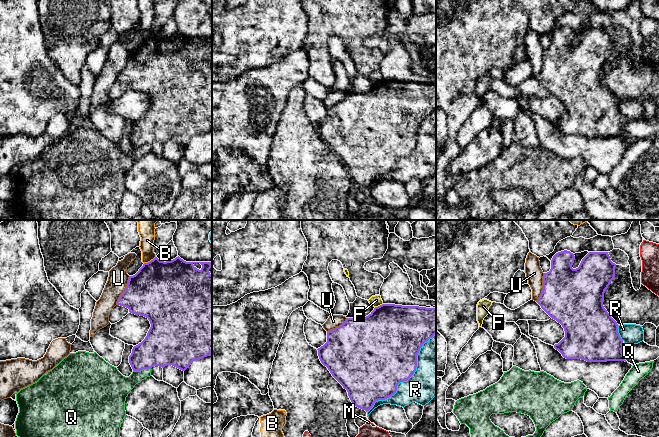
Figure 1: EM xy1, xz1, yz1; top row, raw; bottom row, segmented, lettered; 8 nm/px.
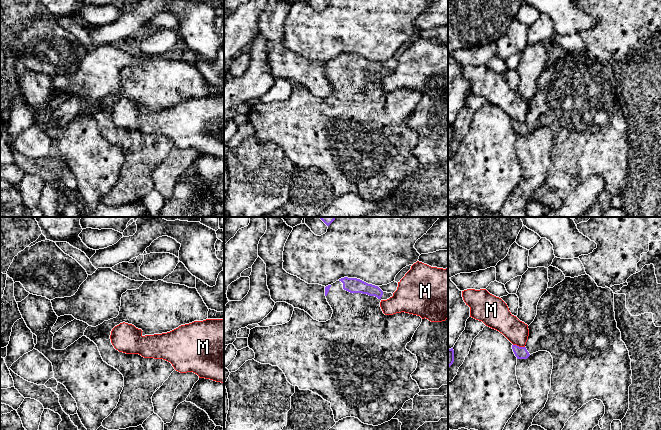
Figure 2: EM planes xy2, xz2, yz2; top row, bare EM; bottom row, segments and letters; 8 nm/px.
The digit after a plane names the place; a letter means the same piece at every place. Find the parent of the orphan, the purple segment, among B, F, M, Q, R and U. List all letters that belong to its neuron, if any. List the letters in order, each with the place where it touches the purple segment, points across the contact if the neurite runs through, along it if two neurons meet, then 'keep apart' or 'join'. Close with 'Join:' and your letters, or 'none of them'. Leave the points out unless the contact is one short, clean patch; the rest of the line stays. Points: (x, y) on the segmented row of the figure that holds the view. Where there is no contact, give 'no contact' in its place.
B: contact xy1 (150, 261); border xy1 (155, 256), (144, 263); keep apart
F: contact xz1 (378, 306); border xz1 (382, 303), (375, 307); keep apart
M: contact yz2 (519, 347); keep apart
Q: contact xy1 (141, 369); keep apart
R: contact xz1 (407, 379); keep apart
U: contact xy1 (125, 290); keep apart
Join: none of them

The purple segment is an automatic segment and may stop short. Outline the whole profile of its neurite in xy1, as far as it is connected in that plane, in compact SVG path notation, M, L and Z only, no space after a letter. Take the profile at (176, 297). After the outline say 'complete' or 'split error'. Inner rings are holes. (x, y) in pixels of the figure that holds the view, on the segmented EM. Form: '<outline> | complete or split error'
M179 256L166 262L155 257L129 277L117 305L128 308L132 314L146 317L151 324L145 339L133 347L129 356L134 371L167 365L185 371L193 361L211 356L211 265L212 262L186 262Z | complete

